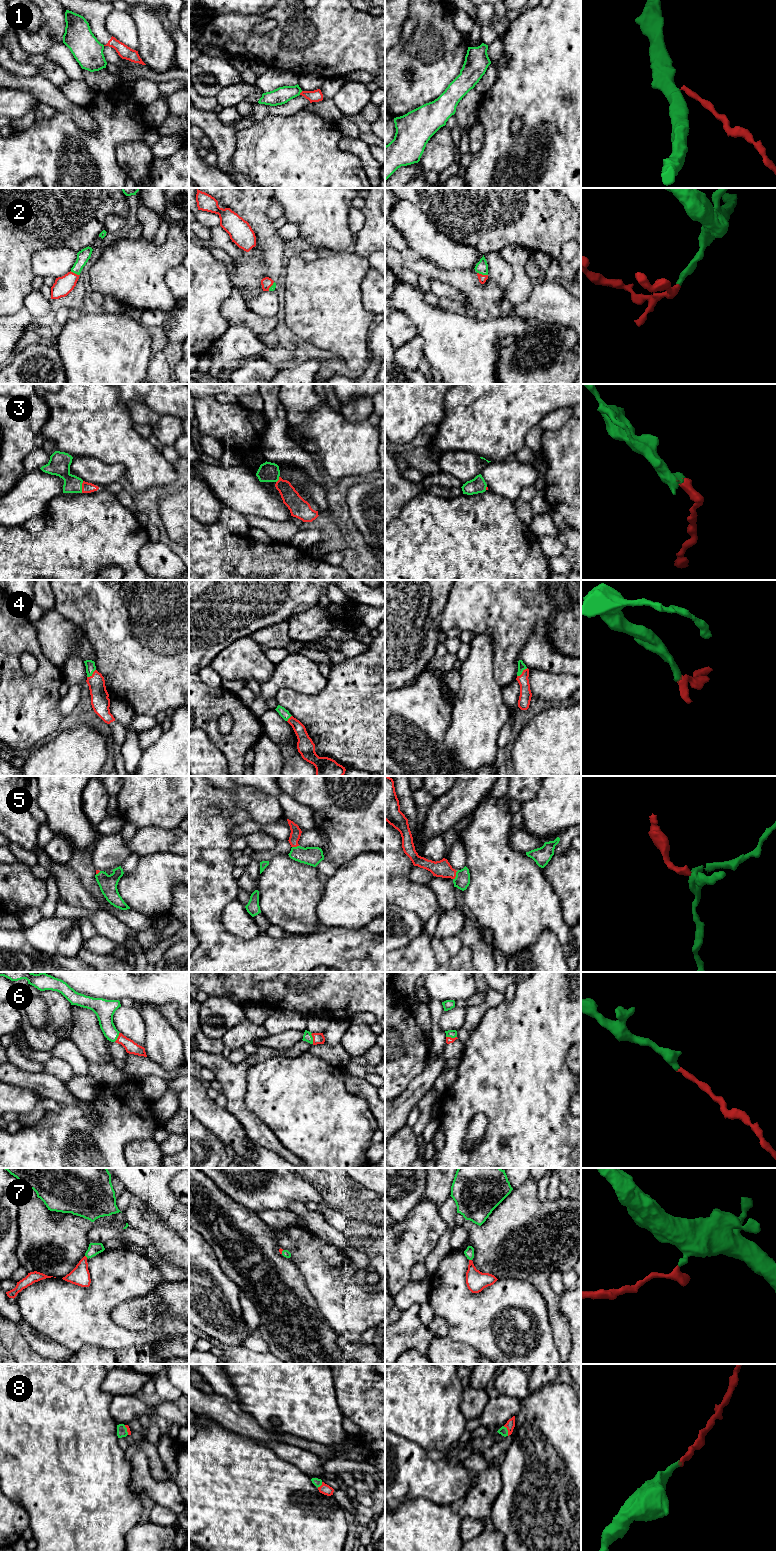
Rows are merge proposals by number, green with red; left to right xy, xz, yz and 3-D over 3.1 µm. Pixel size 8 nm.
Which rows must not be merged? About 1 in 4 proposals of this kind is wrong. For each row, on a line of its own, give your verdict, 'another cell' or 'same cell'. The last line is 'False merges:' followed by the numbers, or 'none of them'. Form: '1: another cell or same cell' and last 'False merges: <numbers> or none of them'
1: another cell
2: same cell
3: same cell
4: same cell
5: same cell
6: same cell
7: same cell
8: same cell
False merges: 1

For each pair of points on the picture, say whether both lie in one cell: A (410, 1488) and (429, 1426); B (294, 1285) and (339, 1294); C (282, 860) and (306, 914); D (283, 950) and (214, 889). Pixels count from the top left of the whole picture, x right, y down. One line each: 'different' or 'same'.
A: different
B: different
C: same
D: same

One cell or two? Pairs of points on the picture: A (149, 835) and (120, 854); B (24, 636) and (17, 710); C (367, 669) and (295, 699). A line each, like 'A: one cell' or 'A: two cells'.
A: two cells
B: one cell
C: one cell

